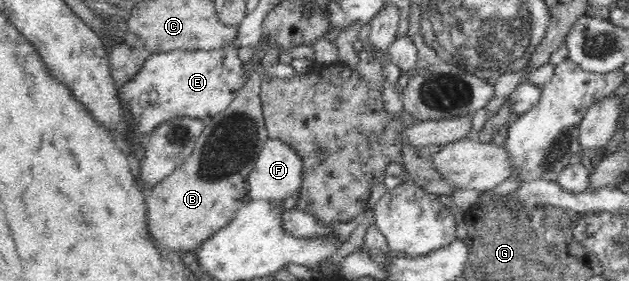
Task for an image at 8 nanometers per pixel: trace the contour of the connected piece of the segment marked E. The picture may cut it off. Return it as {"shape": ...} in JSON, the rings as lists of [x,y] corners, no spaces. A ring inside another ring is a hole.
{"shape":[[[120,43],[118,46],[106,45],[106,53],[109,56],[113,81],[120,87],[120,100],[128,106],[132,125],[136,126],[135,136],[138,143],[142,143],[162,122],[175,117],[188,116],[207,120],[218,115],[232,103],[240,87],[246,83],[246,79],[242,77],[243,61],[238,58],[238,49],[229,44],[210,51],[176,49],[163,54],[152,54],[138,44],[130,48],[128,44]]]}

